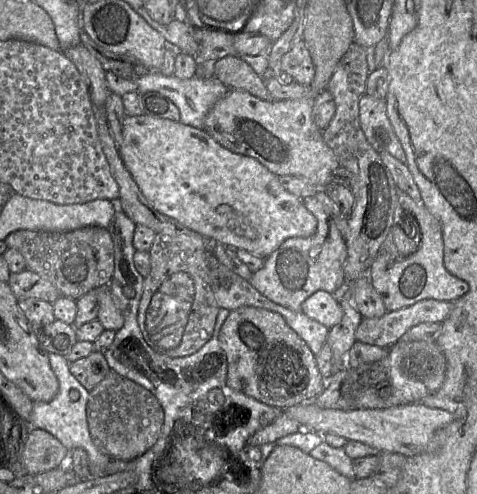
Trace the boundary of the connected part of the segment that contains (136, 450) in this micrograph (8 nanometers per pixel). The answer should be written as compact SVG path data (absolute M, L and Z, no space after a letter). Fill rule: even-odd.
M114 371L90 392L86 415L94 445L102 454L120 461L134 461L151 449L164 423L164 410L155 395Z

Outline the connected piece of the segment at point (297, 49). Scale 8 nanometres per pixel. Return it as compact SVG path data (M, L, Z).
M304 40L297 42L281 58L281 71L289 74L294 82L310 86L315 77L314 64Z

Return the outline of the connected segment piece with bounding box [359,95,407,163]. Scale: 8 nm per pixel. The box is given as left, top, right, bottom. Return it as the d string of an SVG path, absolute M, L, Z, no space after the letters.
M364 95L359 101L361 128L372 147L406 163L406 154L387 115L386 99Z

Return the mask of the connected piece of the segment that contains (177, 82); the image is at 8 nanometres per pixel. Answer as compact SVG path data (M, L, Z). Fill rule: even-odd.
M153 71L141 77L134 76L134 73L130 73L125 78L135 79L134 81L138 85L139 95L154 91L169 98L180 110L179 121L198 129L204 129L204 121L209 110L230 90L215 76L210 78L193 76L188 79L180 79L174 75L164 76L159 71Z

